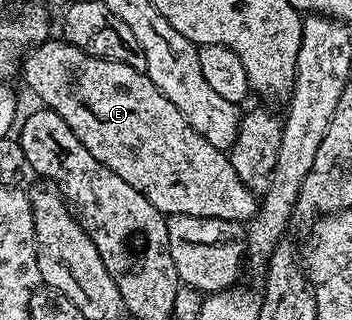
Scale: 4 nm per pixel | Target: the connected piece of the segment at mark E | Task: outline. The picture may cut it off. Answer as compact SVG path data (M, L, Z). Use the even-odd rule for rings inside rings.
M50 39L24 54L24 77L38 102L55 111L103 167L131 183L160 213L238 223L248 223L257 214L258 198L231 167L228 152L211 147L151 83L148 73L87 55L64 39Z

